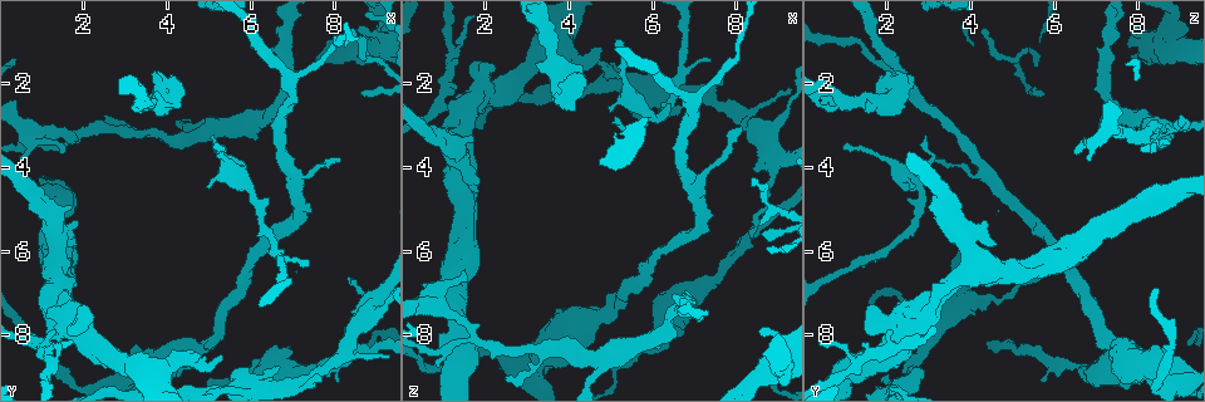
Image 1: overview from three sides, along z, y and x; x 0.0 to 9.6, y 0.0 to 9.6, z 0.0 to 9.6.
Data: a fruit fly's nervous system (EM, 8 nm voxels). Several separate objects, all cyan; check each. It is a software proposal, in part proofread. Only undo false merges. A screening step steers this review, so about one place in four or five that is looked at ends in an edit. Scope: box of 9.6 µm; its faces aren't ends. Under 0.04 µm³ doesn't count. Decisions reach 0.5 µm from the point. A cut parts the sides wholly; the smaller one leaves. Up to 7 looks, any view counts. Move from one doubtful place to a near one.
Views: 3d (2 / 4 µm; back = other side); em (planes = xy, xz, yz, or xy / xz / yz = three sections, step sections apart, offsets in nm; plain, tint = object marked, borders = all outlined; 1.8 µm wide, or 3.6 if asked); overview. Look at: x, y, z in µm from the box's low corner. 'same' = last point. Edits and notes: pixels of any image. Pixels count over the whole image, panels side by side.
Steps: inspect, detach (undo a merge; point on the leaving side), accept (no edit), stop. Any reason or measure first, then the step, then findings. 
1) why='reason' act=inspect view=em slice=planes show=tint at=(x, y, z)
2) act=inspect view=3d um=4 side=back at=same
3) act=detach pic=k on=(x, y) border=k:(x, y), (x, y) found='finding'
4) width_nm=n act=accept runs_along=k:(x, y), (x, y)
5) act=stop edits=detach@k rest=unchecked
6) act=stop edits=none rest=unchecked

why='sharp bend' act=inspect view=em slice=planes show=tint at=(3.95, 2.55, 1.95)

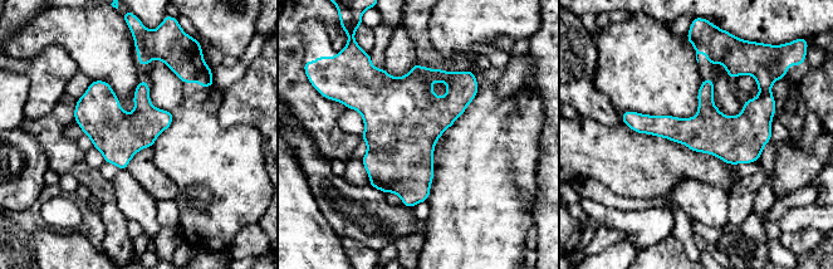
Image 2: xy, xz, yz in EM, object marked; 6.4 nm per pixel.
act=accept found='one neuron here'

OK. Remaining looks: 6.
why='sudden change in width' act=inspect view=3d um=4 at=(9.15, 1.15, 8.55)

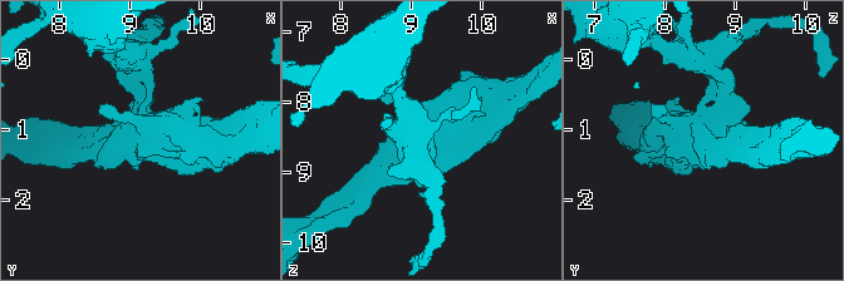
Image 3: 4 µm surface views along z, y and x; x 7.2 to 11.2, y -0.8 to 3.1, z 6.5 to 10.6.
act=inspect view=em um=3.6 slice=planes show=plain at=(9.15, 1.05, 8.55)

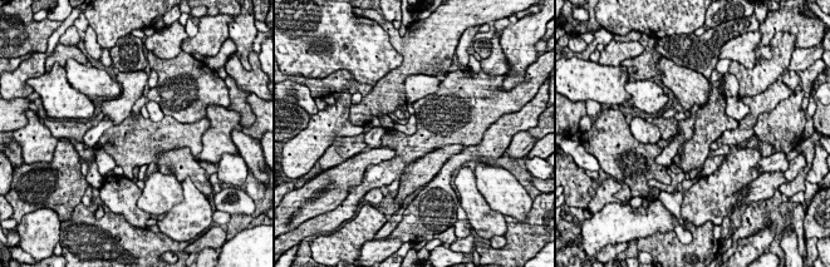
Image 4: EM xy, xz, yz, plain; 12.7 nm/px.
why='with the object marked' act=inspect view=em um=3.6 slice=planes show=tint at=same

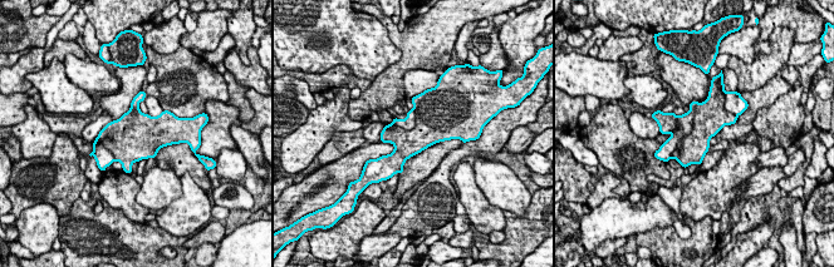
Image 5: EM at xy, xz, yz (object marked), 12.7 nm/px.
width_nm=550 act=detach pic=5 on=(707, 122) found='two neurons meet here'

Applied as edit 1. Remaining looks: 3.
act=inspect view=overview

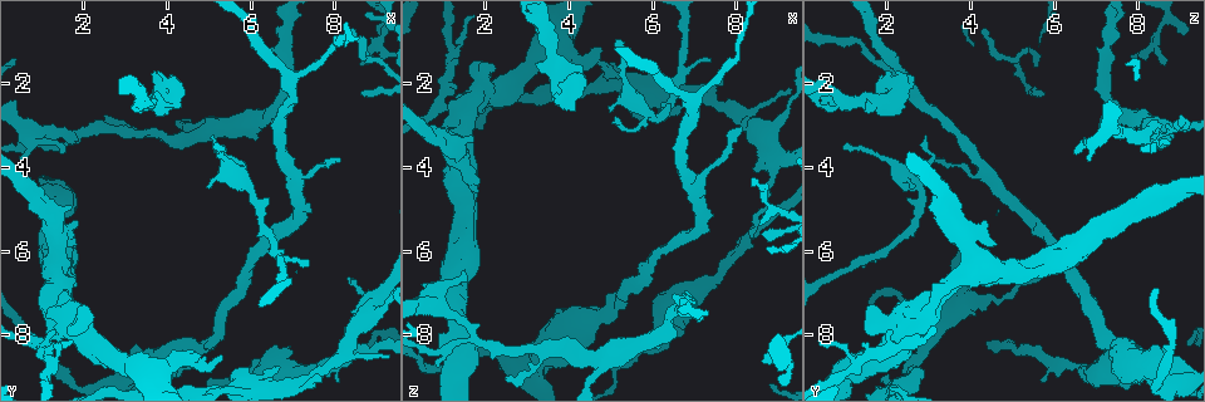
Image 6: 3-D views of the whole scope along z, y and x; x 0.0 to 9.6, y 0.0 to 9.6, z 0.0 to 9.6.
why='calibre changes' act=inspect view=em slice=xy step=4 show=tint at=(4.95, 8.30, 7.35)

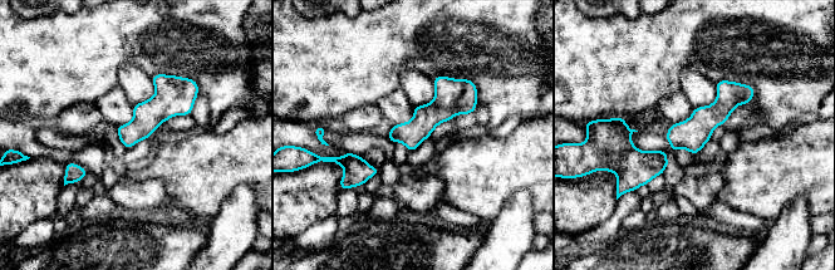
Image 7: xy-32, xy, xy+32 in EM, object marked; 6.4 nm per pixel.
act=inspect view=em slice=planes show=tint at=same

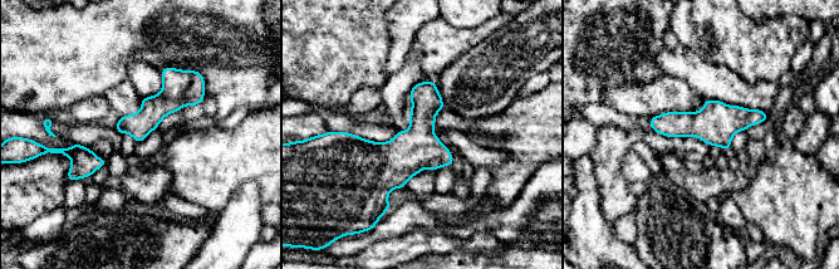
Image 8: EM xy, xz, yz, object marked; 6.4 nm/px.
act=accept found='one neuron here'

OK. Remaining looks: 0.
act=stop edits=detach@5 rest=unchecked

